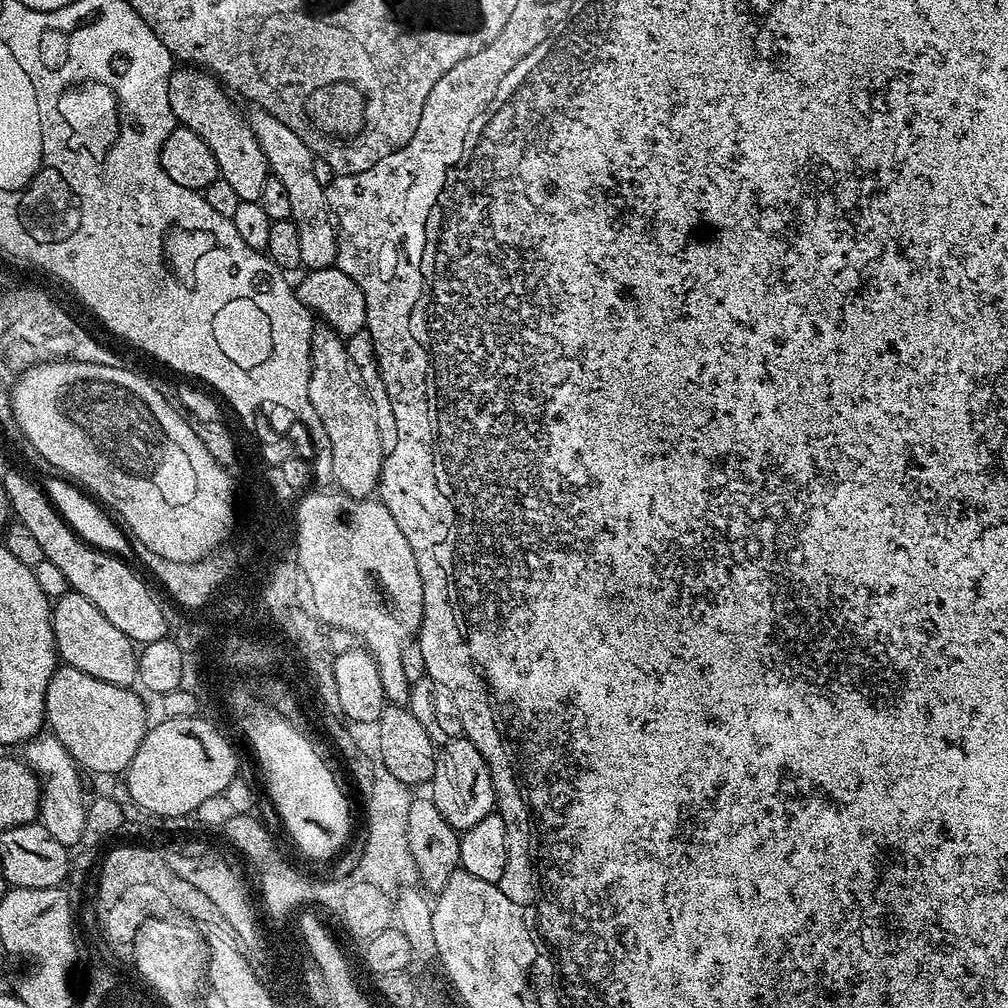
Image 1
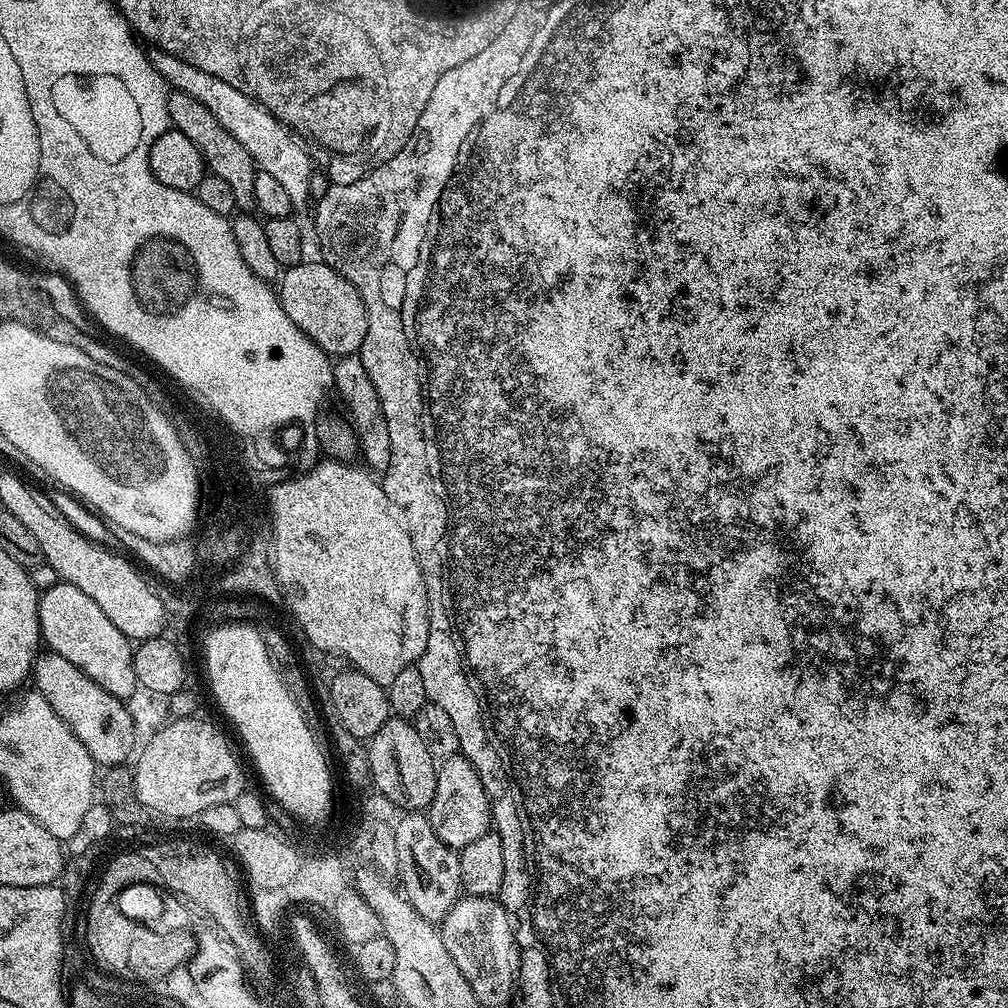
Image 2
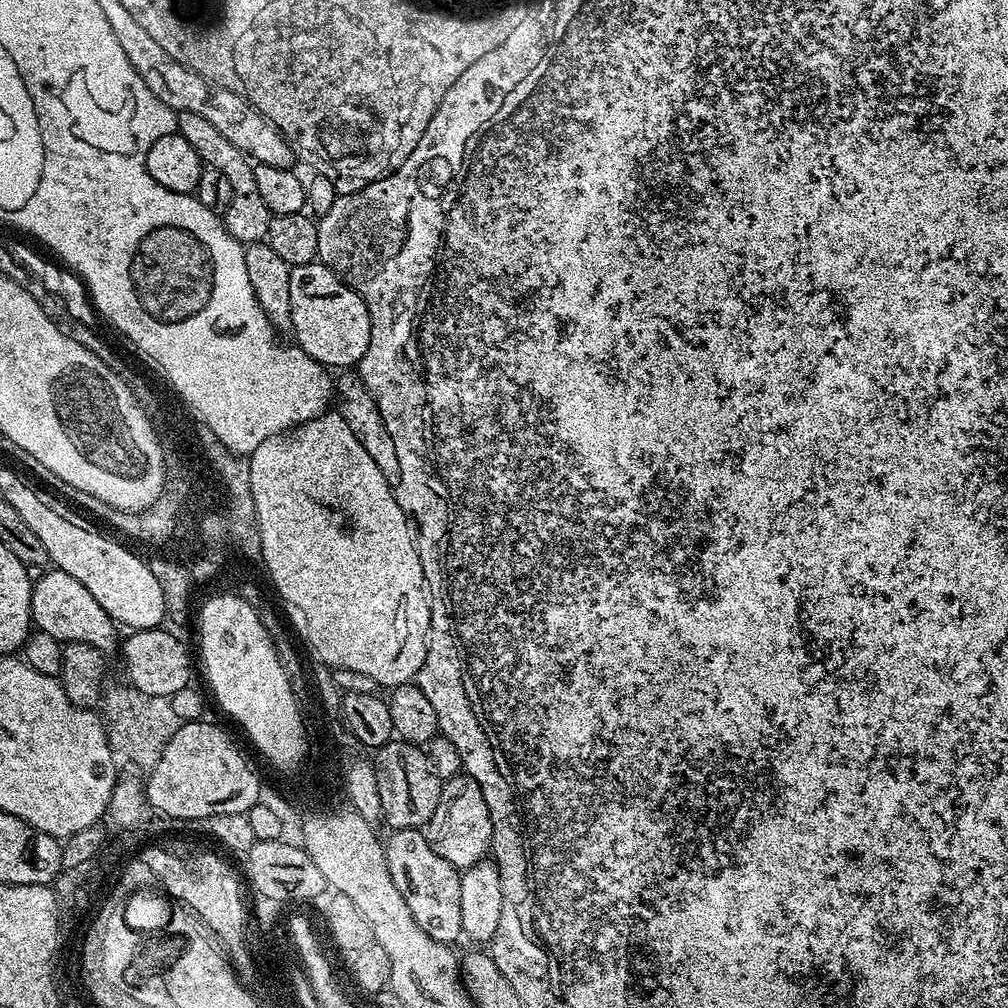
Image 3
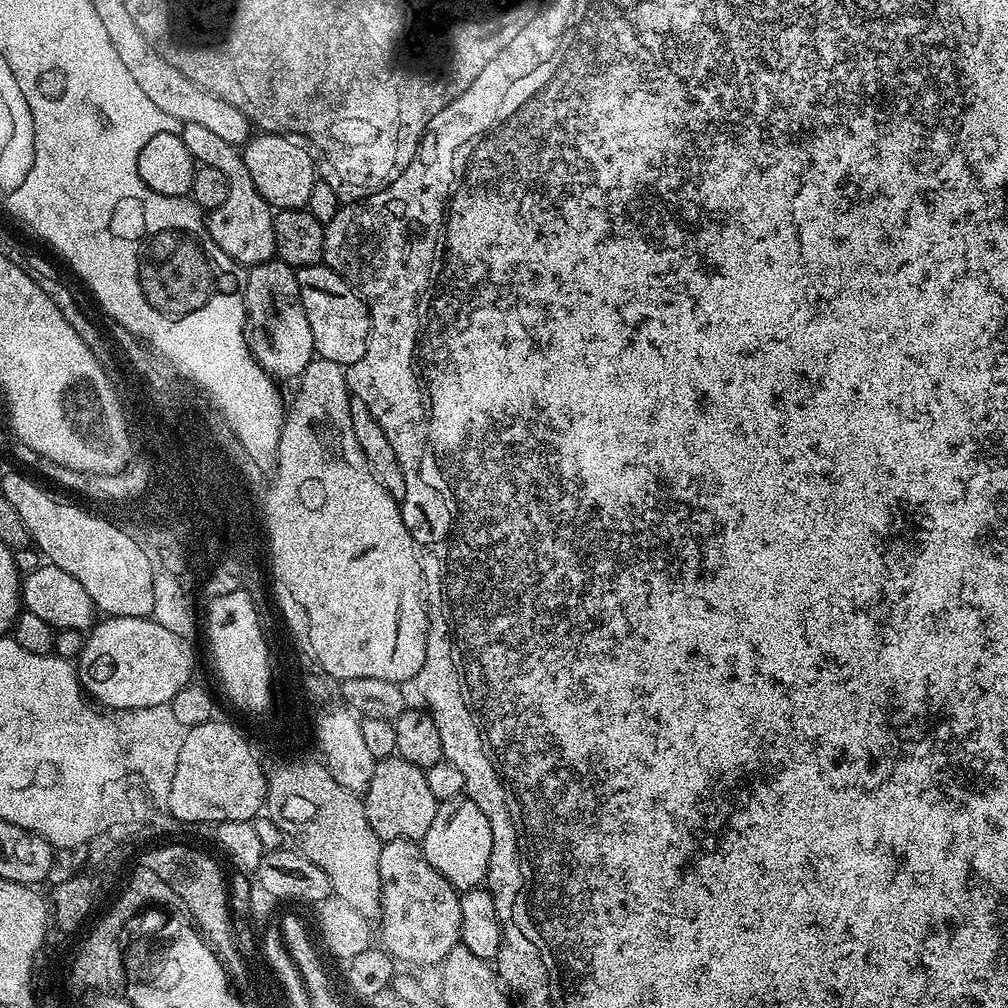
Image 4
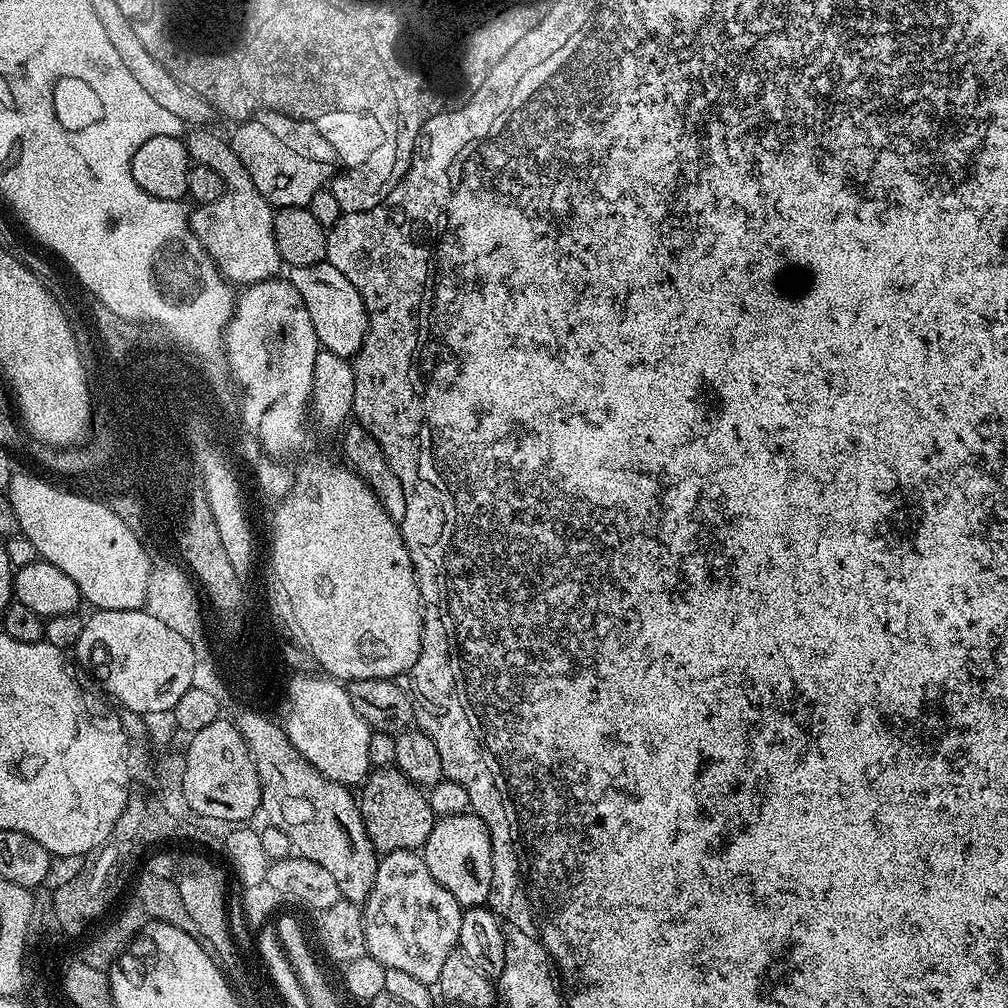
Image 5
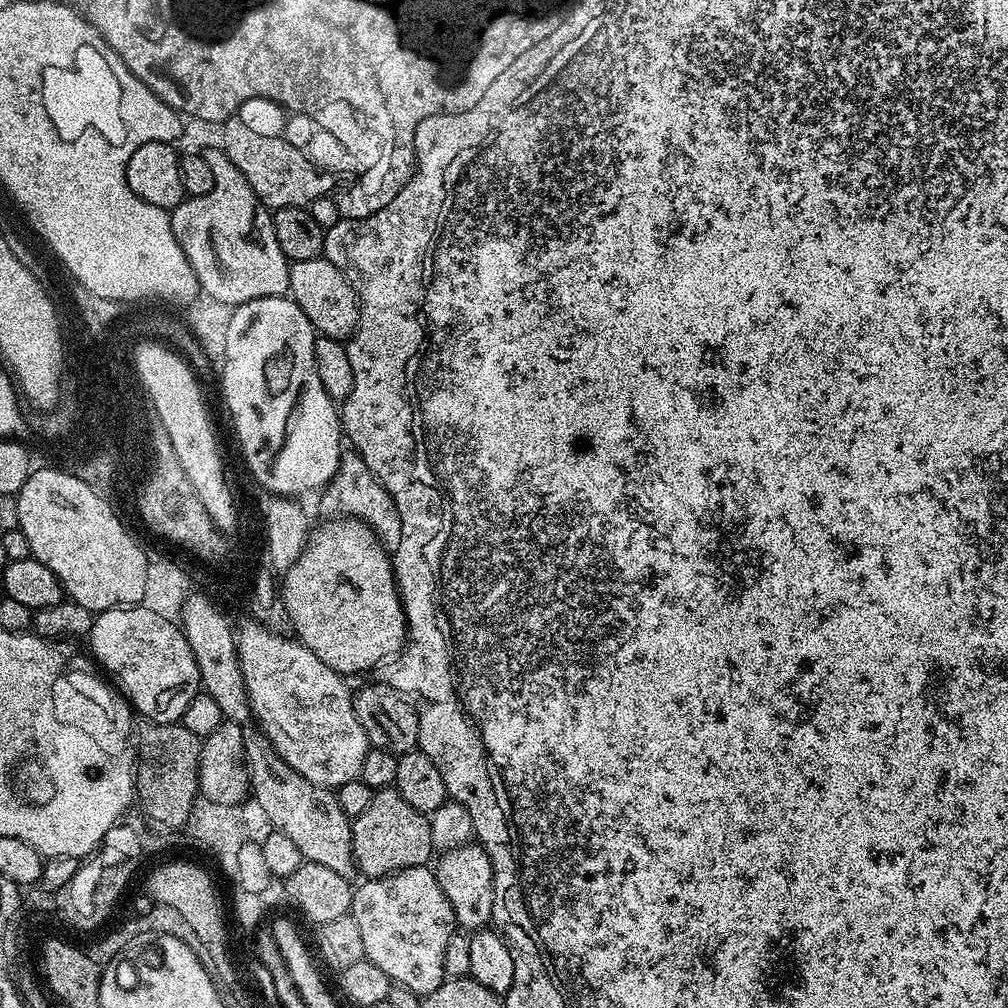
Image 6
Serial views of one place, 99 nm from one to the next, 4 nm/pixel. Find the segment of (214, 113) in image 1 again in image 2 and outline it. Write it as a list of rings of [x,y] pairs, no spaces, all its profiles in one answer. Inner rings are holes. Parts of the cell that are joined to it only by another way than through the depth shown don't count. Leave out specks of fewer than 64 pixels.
[[[173,91],[169,95],[168,119],[175,131],[186,134],[186,138],[190,138],[190,142],[194,142],[194,146],[198,146],[207,171],[213,176],[223,178],[230,185],[230,190],[234,190],[237,209],[255,209],[256,199],[252,191],[258,169],[250,158],[250,154],[246,154],[246,146],[242,146],[242,142],[238,142],[238,138],[234,138],[234,134],[227,132],[214,118],[214,114],[210,114],[210,110],[206,110],[206,106],[202,106],[202,102],[190,98],[190,94]]]

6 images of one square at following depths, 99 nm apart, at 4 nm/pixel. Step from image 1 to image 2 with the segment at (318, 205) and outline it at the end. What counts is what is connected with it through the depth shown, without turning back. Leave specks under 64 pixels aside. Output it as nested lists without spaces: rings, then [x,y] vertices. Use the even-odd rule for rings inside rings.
[[[159,50],[153,51],[150,59],[175,91],[190,94],[190,98],[202,102],[202,106],[206,106],[206,110],[214,114],[220,125],[230,134],[234,134],[234,138],[238,138],[242,146],[246,146],[246,154],[250,154],[259,171],[278,178],[279,184],[286,189],[286,194],[290,194],[293,205],[300,206],[303,200],[309,199],[310,174],[314,171],[312,153],[284,121],[279,120],[254,98],[242,94],[242,90],[234,90],[230,82],[222,82],[222,78],[206,74],[206,70],[190,66],[190,62]]]

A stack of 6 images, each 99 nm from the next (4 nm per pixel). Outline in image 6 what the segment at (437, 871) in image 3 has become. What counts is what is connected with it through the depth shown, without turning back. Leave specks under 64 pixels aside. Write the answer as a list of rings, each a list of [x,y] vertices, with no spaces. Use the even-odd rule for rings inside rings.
[[[431,867],[407,868],[401,872],[391,872],[388,876],[373,876],[365,879],[364,884],[356,884],[352,894],[351,916],[358,922],[358,931],[362,934],[362,946],[365,957],[382,970],[393,984],[401,984],[415,996],[429,996],[445,980],[444,959],[446,946],[458,925],[454,910],[438,886],[438,878]]]

